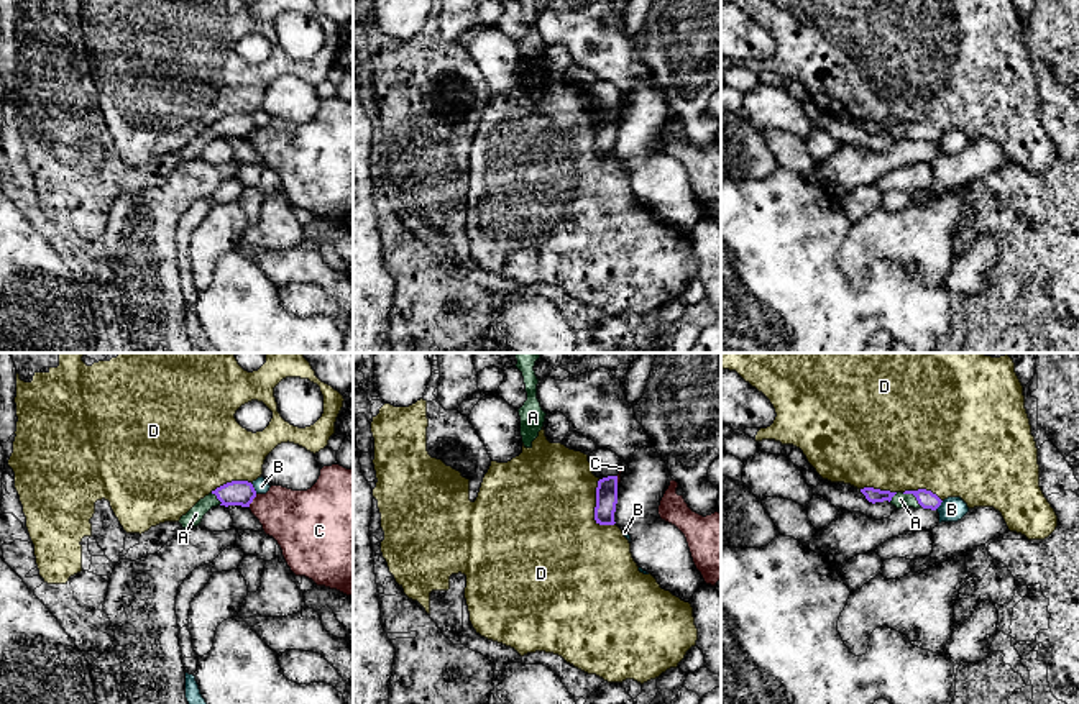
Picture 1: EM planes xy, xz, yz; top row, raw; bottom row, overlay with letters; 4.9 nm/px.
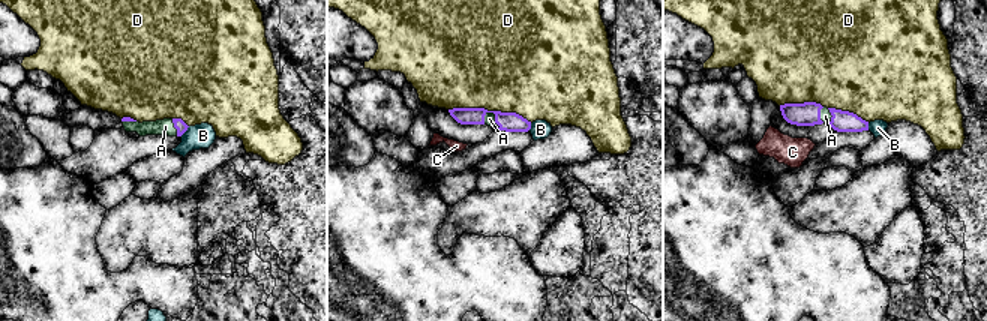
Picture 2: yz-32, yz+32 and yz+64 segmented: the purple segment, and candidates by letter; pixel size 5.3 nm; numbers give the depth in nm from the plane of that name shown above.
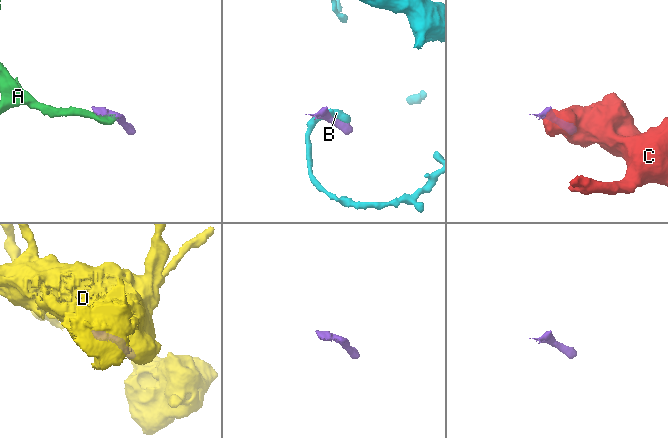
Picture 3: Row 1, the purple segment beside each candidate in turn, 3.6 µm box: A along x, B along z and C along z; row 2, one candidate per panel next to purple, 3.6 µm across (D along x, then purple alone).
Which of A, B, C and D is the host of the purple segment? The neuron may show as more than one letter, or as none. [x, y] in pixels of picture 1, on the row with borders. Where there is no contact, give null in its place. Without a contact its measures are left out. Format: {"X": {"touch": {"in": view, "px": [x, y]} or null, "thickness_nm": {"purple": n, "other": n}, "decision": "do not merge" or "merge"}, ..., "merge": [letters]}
{"A": {"touch": {"in": "yz", "px": [913, 494]}, "thickness_nm": {"purple": 90, "other": 70}, "decision": "merge"}, "B": {"touch": {"in": "xy", "px": [253, 488]}, "thickness_nm": {"purple": 130, "other": 80}, "decision": "do not merge"}, "C": {"touch": {"in": "xy", "px": [252, 501]}, "thickness_nm": {"purple": 130, "other": 300}, "decision": "do not merge"}, "D": {"touch": {"in": "xz", "px": [595, 509]}, "thickness_nm": {"purple": 110, "other": 500}, "decision": "do not merge"}, "merge": ["A"]}

